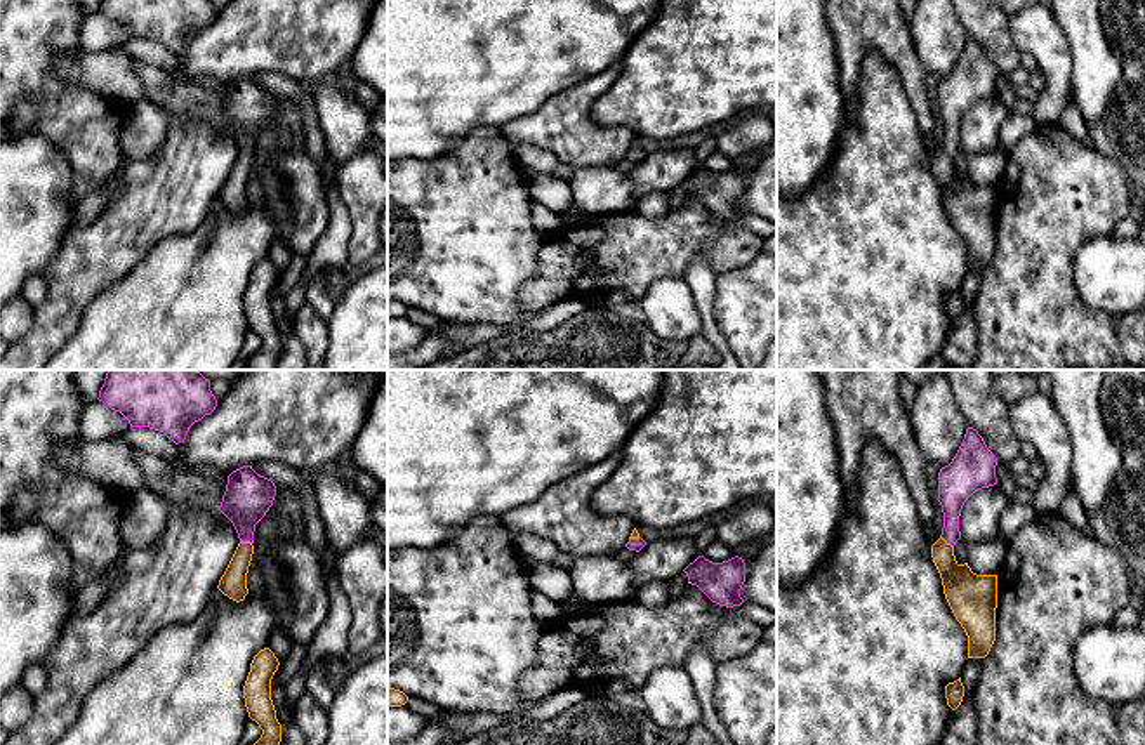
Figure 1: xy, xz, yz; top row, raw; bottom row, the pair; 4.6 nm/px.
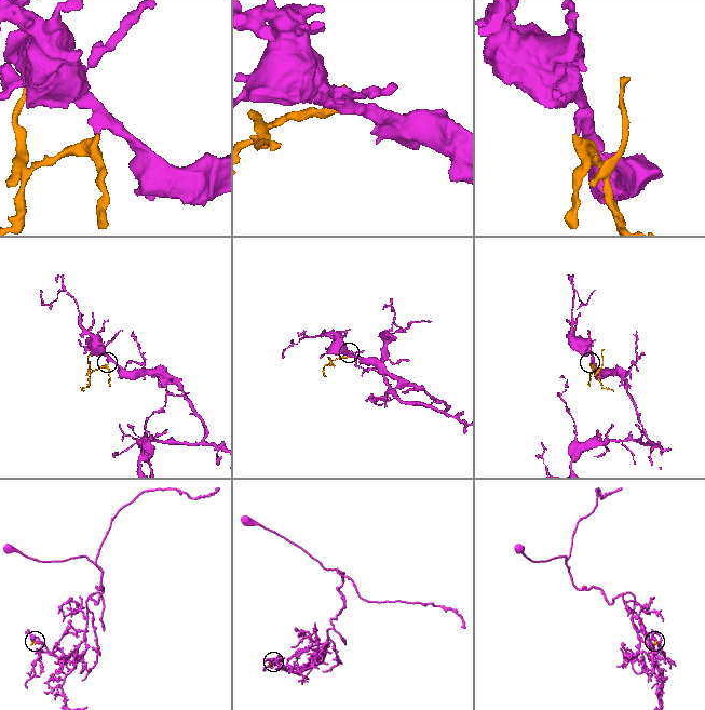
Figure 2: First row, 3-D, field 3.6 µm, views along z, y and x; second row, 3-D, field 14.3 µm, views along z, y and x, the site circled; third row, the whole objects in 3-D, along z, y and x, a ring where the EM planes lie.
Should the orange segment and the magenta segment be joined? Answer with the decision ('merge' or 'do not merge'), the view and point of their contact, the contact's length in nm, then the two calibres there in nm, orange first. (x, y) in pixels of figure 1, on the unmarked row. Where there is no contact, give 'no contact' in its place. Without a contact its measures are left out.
merge; meets orange in yz at (946, 153); contact 90 nm long; 190 nm thick on the orange side, 150 nm on the other

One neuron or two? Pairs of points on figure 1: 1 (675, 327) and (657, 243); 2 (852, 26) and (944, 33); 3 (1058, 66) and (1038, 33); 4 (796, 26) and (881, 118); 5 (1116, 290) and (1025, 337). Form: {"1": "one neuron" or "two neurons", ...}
{"1": "two neurons", "2": "two neurons", "3": "one neuron", "4": "two neurons", "5": "two neurons"}

